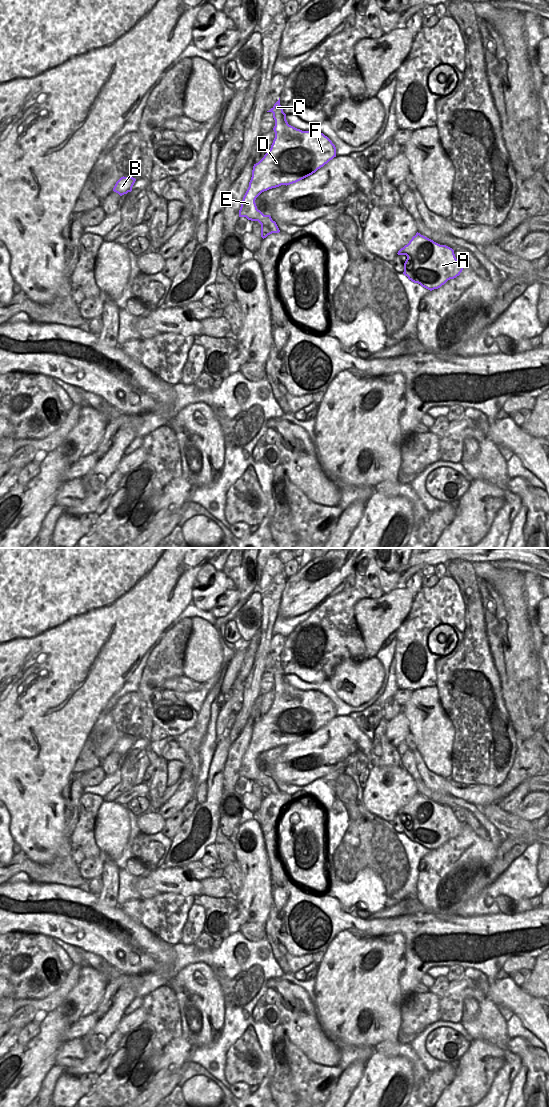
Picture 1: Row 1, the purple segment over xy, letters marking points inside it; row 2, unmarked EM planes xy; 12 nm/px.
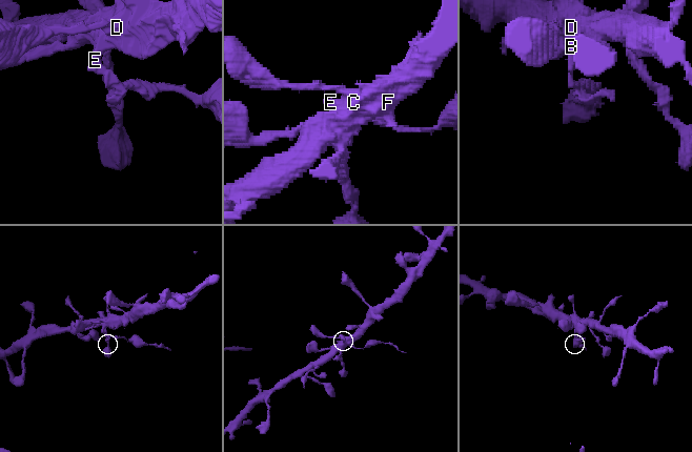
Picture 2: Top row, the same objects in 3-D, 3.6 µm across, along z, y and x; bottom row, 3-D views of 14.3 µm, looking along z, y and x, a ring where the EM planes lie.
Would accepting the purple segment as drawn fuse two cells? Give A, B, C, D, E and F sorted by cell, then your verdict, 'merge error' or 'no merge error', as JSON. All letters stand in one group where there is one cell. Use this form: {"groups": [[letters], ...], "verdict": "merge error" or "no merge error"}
{"groups": [["A"], ["B", "C", "D", "E", "F"]], "verdict": "merge error"}

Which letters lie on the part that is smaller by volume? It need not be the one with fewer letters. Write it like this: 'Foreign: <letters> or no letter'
Foreign: A.

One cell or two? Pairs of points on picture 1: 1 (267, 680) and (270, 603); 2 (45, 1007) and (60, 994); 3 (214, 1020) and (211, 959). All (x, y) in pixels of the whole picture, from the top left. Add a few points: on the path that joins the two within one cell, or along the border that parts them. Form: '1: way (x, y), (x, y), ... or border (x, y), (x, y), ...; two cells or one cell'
1: border (265, 670), (261, 677), (260, 692); two cells
2: way (49, 1003), (56, 997); one cell
3: border (186, 966), (192, 963), (206, 963), (210, 967); two cells

